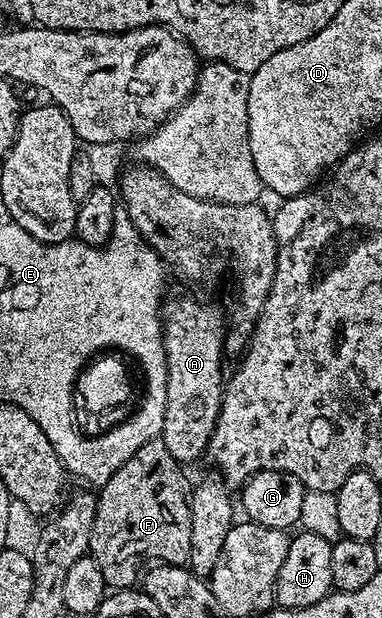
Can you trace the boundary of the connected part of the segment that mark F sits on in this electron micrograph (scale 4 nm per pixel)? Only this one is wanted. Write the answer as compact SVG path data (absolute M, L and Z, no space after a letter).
M157 439L150 443L142 443L142 447L138 447L138 451L134 451L134 455L130 455L130 459L126 459L126 463L122 463L122 467L118 467L118 471L114 471L114 475L110 475L108 482L105 485L99 486L96 499L96 518L90 531L88 553L96 561L98 567L101 568L102 575L105 577L105 583L108 587L119 591L135 586L138 581L138 573L136 577L136 564L139 563L140 557L145 557L148 563L188 565L188 560L190 559L190 515L192 514L192 506L190 504L189 490L187 488L184 490L184 471L186 471L185 466L178 459L174 459L173 455L170 455L166 443Z

